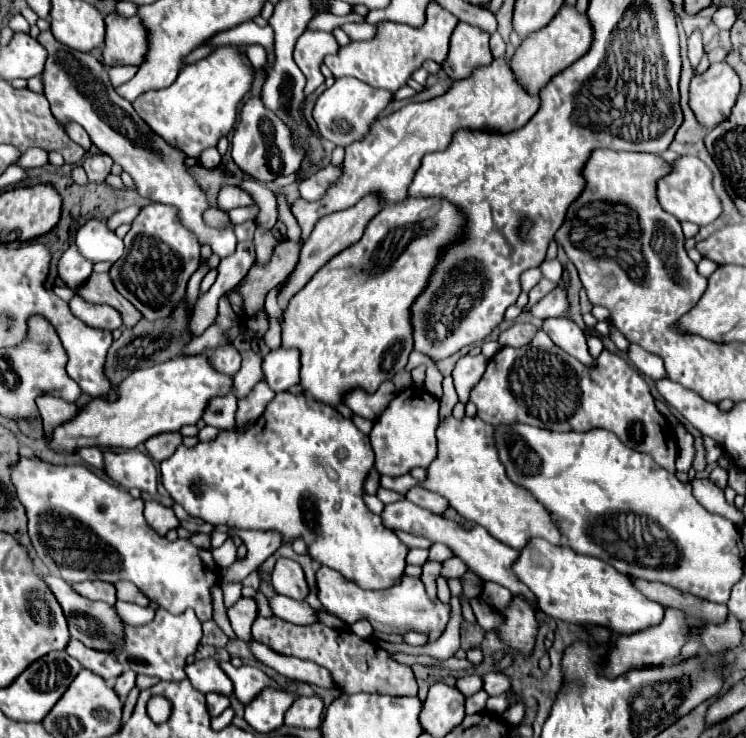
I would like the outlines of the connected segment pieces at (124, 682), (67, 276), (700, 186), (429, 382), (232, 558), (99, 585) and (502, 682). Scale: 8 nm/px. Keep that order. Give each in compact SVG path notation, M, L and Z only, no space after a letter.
M126 670L122 676L118 676L118 678L116 678L114 692L116 692L122 700L126 700L128 692L134 688L134 680L136 680L136 674L134 674L132 670Z
M72 244L58 262L58 276L64 280L66 286L76 288L80 286L80 282L84 282L84 278L88 278L88 274L92 274L92 262L82 258Z
M680 156L670 166L672 166L672 172L662 176L656 182L656 198L658 198L660 206L666 212L674 214L680 222L688 220L688 222L694 222L698 226L706 226L706 224L714 222L720 216L722 208L720 208L718 196L712 190L710 168L696 156Z
M436 364L432 367L427 368L425 378L426 391L431 393L438 399L441 399L443 395L442 381L443 376L439 372Z
M231 537L219 548L212 551L214 561L221 569L226 569L236 561L237 546L233 543Z
M86 580L86 582L74 584L72 588L88 600L102 600L102 602L108 602L108 604L116 602L114 584L108 584L108 582L102 582L102 580Z
M488 672L488 674L484 676L484 690L486 690L490 696L502 694L504 690L510 690L510 680L508 680L502 672Z

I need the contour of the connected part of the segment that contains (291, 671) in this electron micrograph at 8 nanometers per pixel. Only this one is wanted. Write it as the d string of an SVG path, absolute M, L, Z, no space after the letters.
M252 640L250 644L252 644L252 652L256 654L256 658L262 664L274 668L278 674L282 674L290 680L298 680L298 682L306 682L306 684L314 684L314 686L322 686L322 688L338 688L338 684L334 682L334 678L330 676L330 672L324 666L276 654L268 646L260 646L256 640Z

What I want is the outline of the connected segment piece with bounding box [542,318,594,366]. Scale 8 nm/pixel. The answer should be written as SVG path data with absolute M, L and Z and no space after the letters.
M546 318L542 322L542 330L552 338L556 346L584 362L586 366L592 366L594 358L588 354L586 346L586 336L584 332L568 318Z

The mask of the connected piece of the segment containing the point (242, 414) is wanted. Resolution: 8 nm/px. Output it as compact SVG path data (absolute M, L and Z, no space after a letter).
M258 382L252 392L246 398L238 400L238 410L236 410L236 428L244 428L246 424L254 422L266 408L266 404L274 398L274 392L268 388L266 382Z

